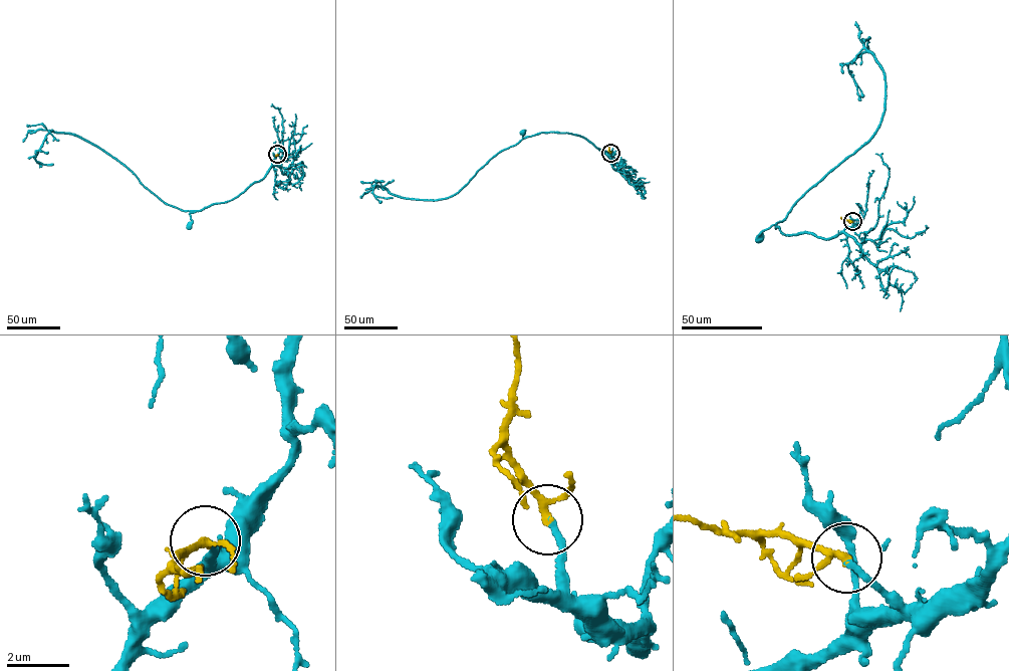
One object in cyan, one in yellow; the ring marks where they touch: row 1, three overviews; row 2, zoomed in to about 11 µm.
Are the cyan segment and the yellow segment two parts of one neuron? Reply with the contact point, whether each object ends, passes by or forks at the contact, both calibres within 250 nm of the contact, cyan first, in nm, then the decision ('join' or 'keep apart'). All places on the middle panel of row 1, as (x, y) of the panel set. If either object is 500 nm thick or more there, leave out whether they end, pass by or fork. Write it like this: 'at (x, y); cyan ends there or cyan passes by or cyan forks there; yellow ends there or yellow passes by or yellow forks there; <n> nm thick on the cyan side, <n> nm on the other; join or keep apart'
at (610, 153); cyan ends there; yellow passes by; 200 nm thick on the cyan side, 190 nm on the other; join

